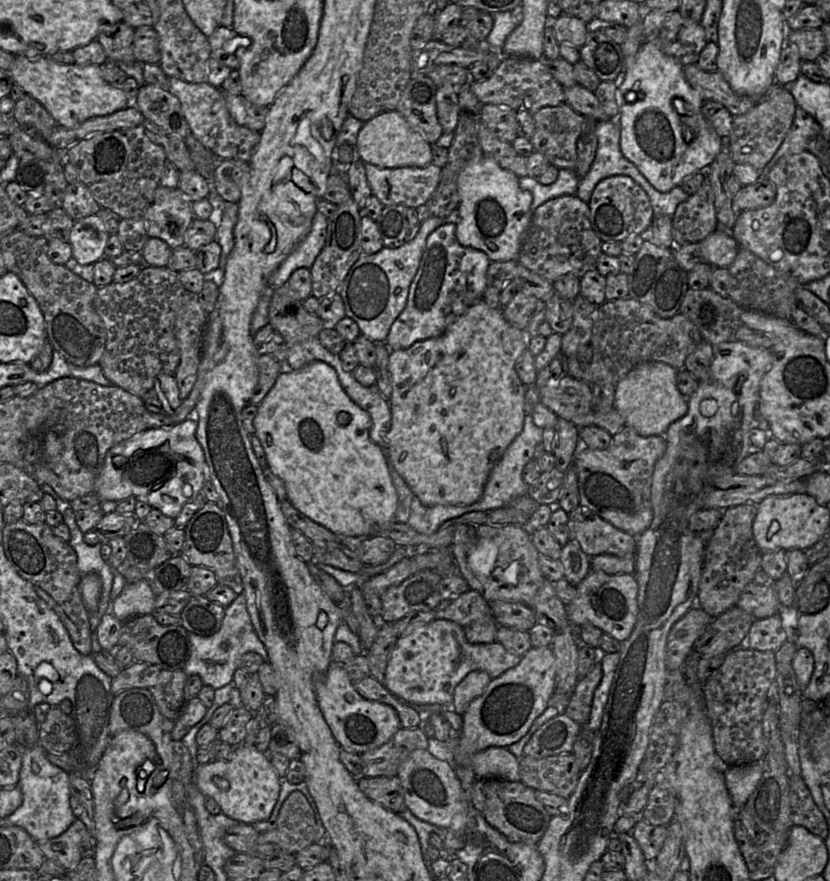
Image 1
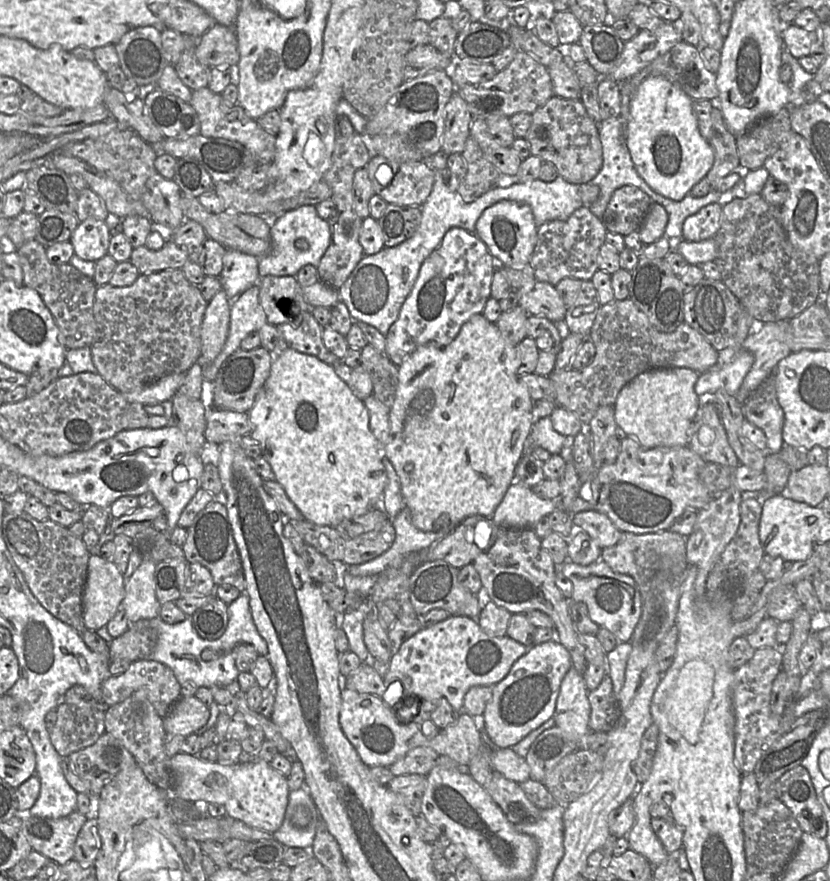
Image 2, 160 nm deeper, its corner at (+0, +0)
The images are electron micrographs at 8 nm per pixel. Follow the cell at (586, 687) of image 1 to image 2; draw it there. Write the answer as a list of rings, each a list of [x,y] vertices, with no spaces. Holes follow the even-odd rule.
[[[605,674],[600,685],[588,692],[591,706],[589,728],[591,731],[609,732],[620,717],[620,706],[613,692],[613,684],[609,675]]]

